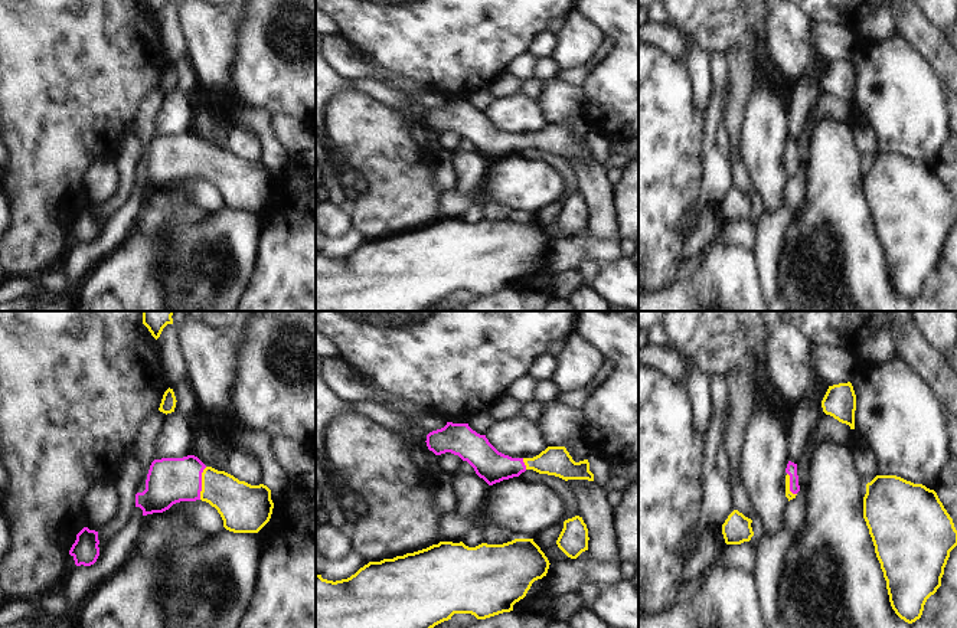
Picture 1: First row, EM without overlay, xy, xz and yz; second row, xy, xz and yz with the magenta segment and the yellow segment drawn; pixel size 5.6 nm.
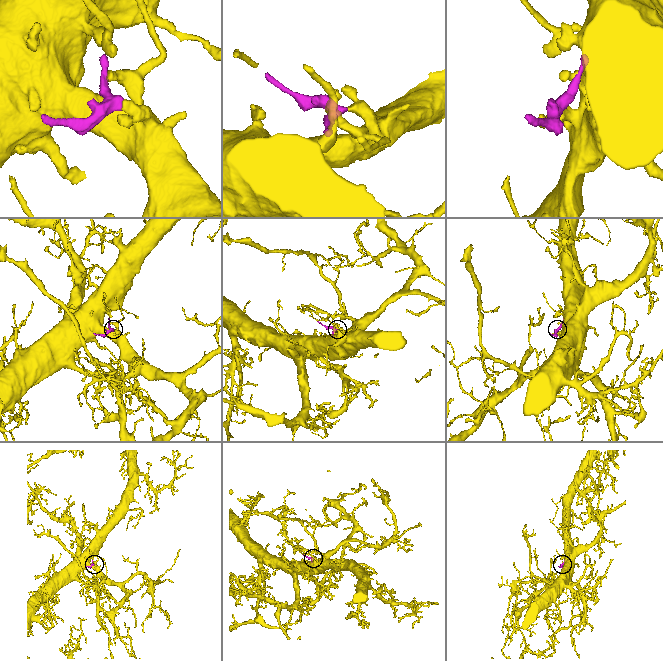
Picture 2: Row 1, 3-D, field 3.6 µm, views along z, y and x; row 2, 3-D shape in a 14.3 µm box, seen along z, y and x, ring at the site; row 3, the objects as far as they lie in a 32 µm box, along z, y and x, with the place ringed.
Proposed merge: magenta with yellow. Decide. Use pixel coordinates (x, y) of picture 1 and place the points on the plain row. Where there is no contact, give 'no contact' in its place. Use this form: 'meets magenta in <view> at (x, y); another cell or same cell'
meets magenta in xy at (201, 160); same cell

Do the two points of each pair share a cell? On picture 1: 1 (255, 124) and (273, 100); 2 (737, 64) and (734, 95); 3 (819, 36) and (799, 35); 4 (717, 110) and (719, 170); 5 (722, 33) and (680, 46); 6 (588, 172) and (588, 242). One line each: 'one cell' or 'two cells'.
1: two cells
2: one cell
3: two cells
4: one cell
5: two cells
6: two cells

